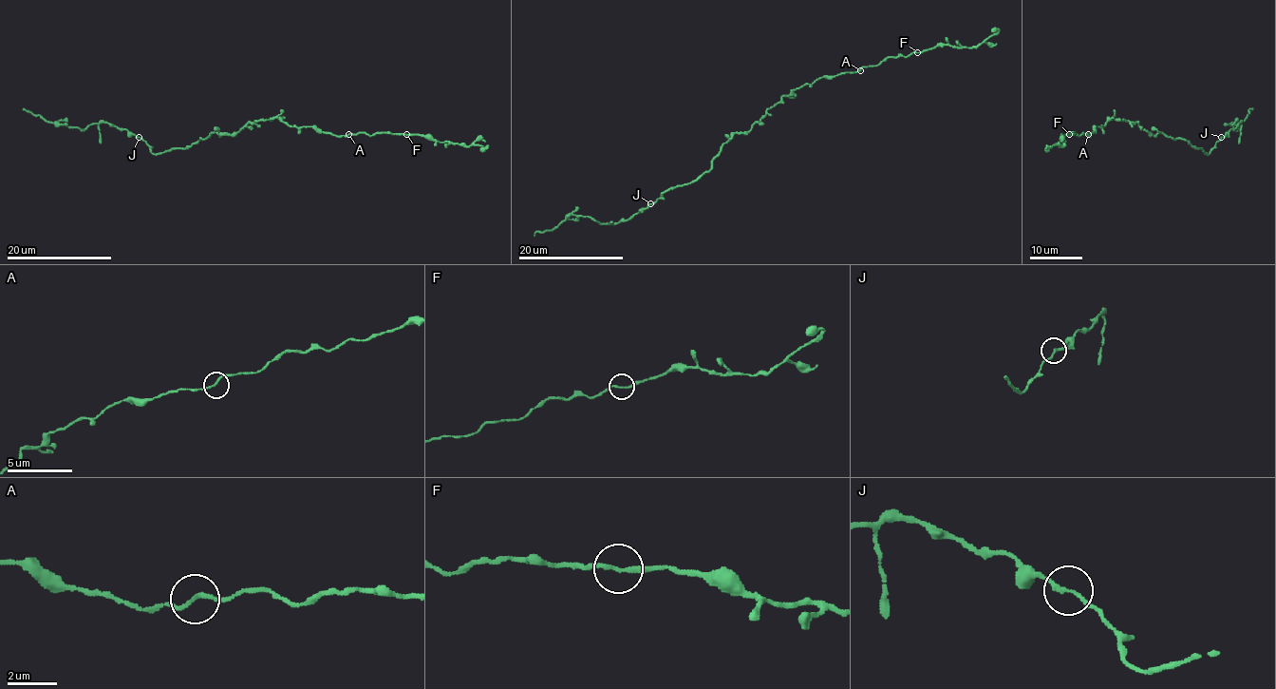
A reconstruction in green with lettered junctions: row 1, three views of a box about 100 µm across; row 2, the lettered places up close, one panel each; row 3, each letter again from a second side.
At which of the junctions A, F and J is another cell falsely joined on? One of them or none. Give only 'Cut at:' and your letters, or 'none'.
Cut at: none

